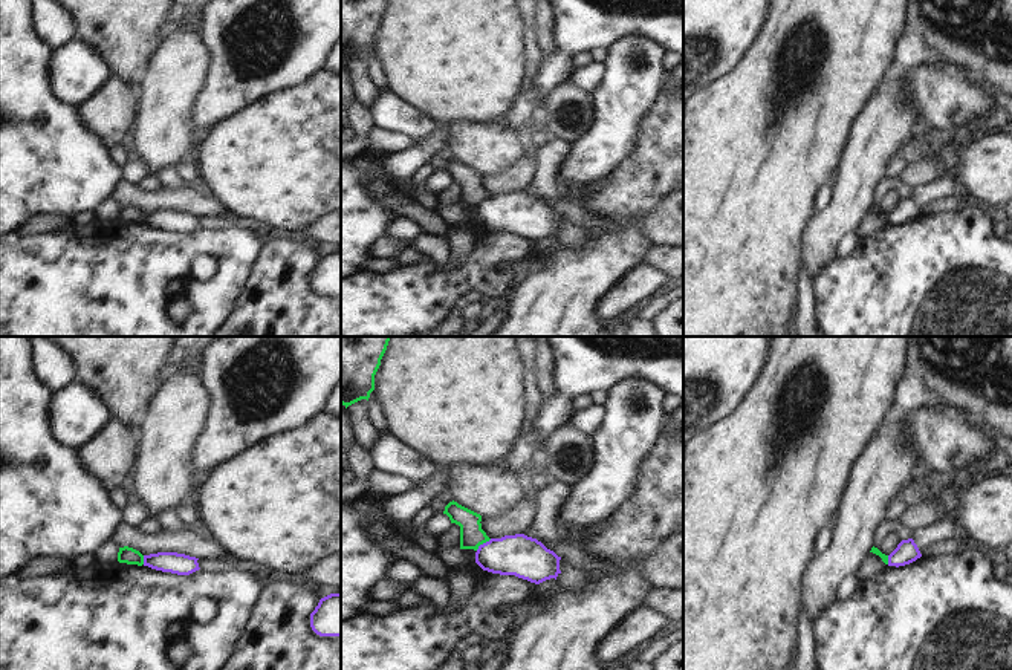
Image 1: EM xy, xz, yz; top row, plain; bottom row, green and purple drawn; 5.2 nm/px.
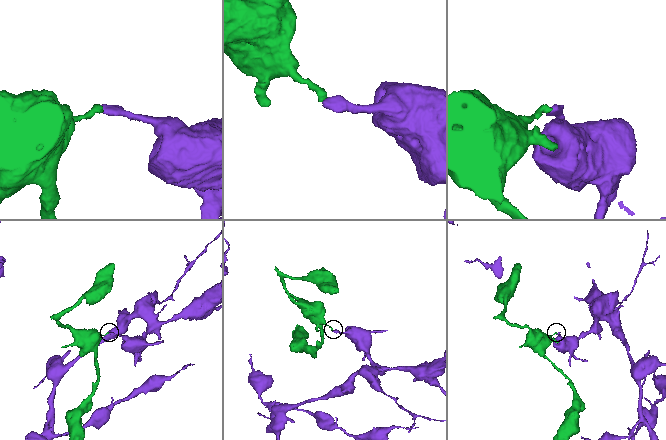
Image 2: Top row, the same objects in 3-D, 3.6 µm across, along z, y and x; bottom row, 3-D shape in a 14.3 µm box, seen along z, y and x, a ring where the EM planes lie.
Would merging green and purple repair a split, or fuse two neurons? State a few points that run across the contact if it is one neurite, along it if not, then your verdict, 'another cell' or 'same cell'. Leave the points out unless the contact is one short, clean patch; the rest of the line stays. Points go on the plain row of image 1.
line xz (491, 196), (476, 207); another cell

